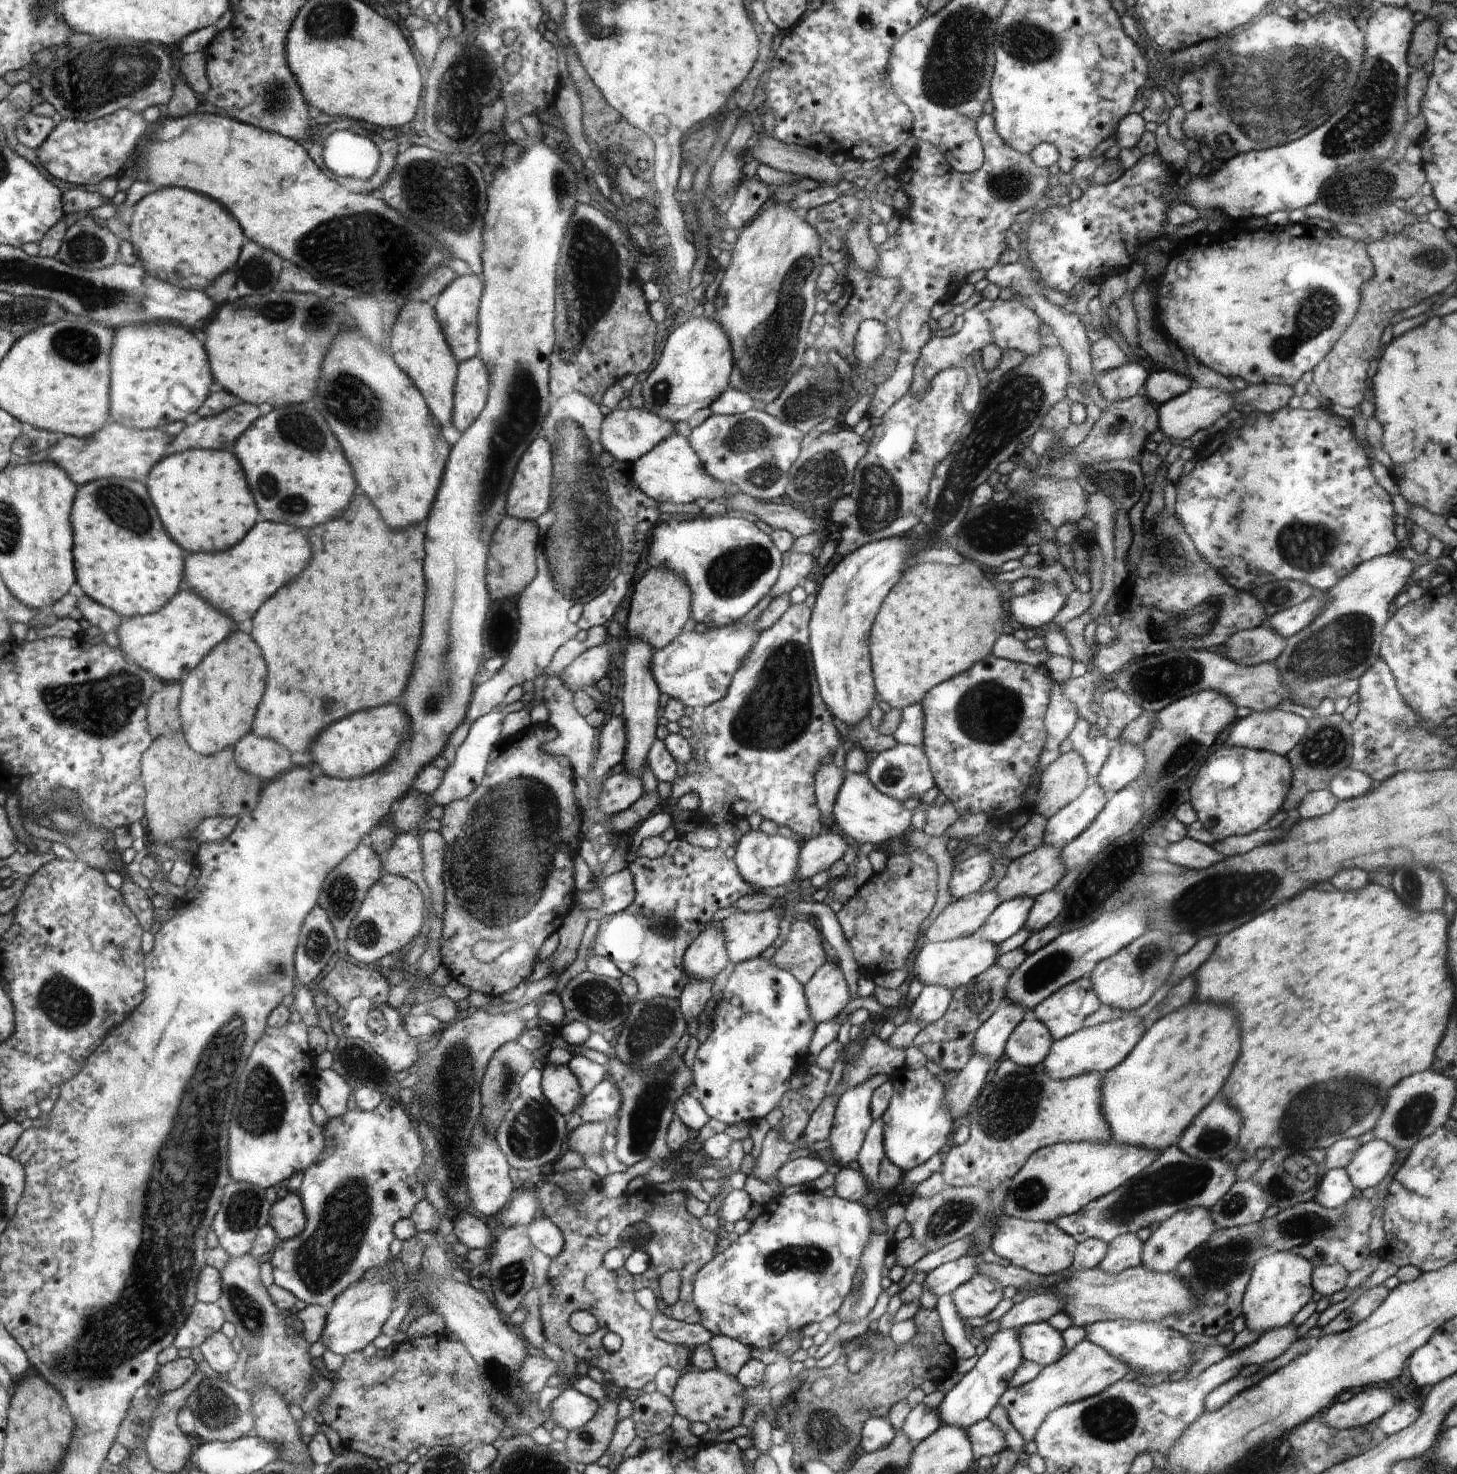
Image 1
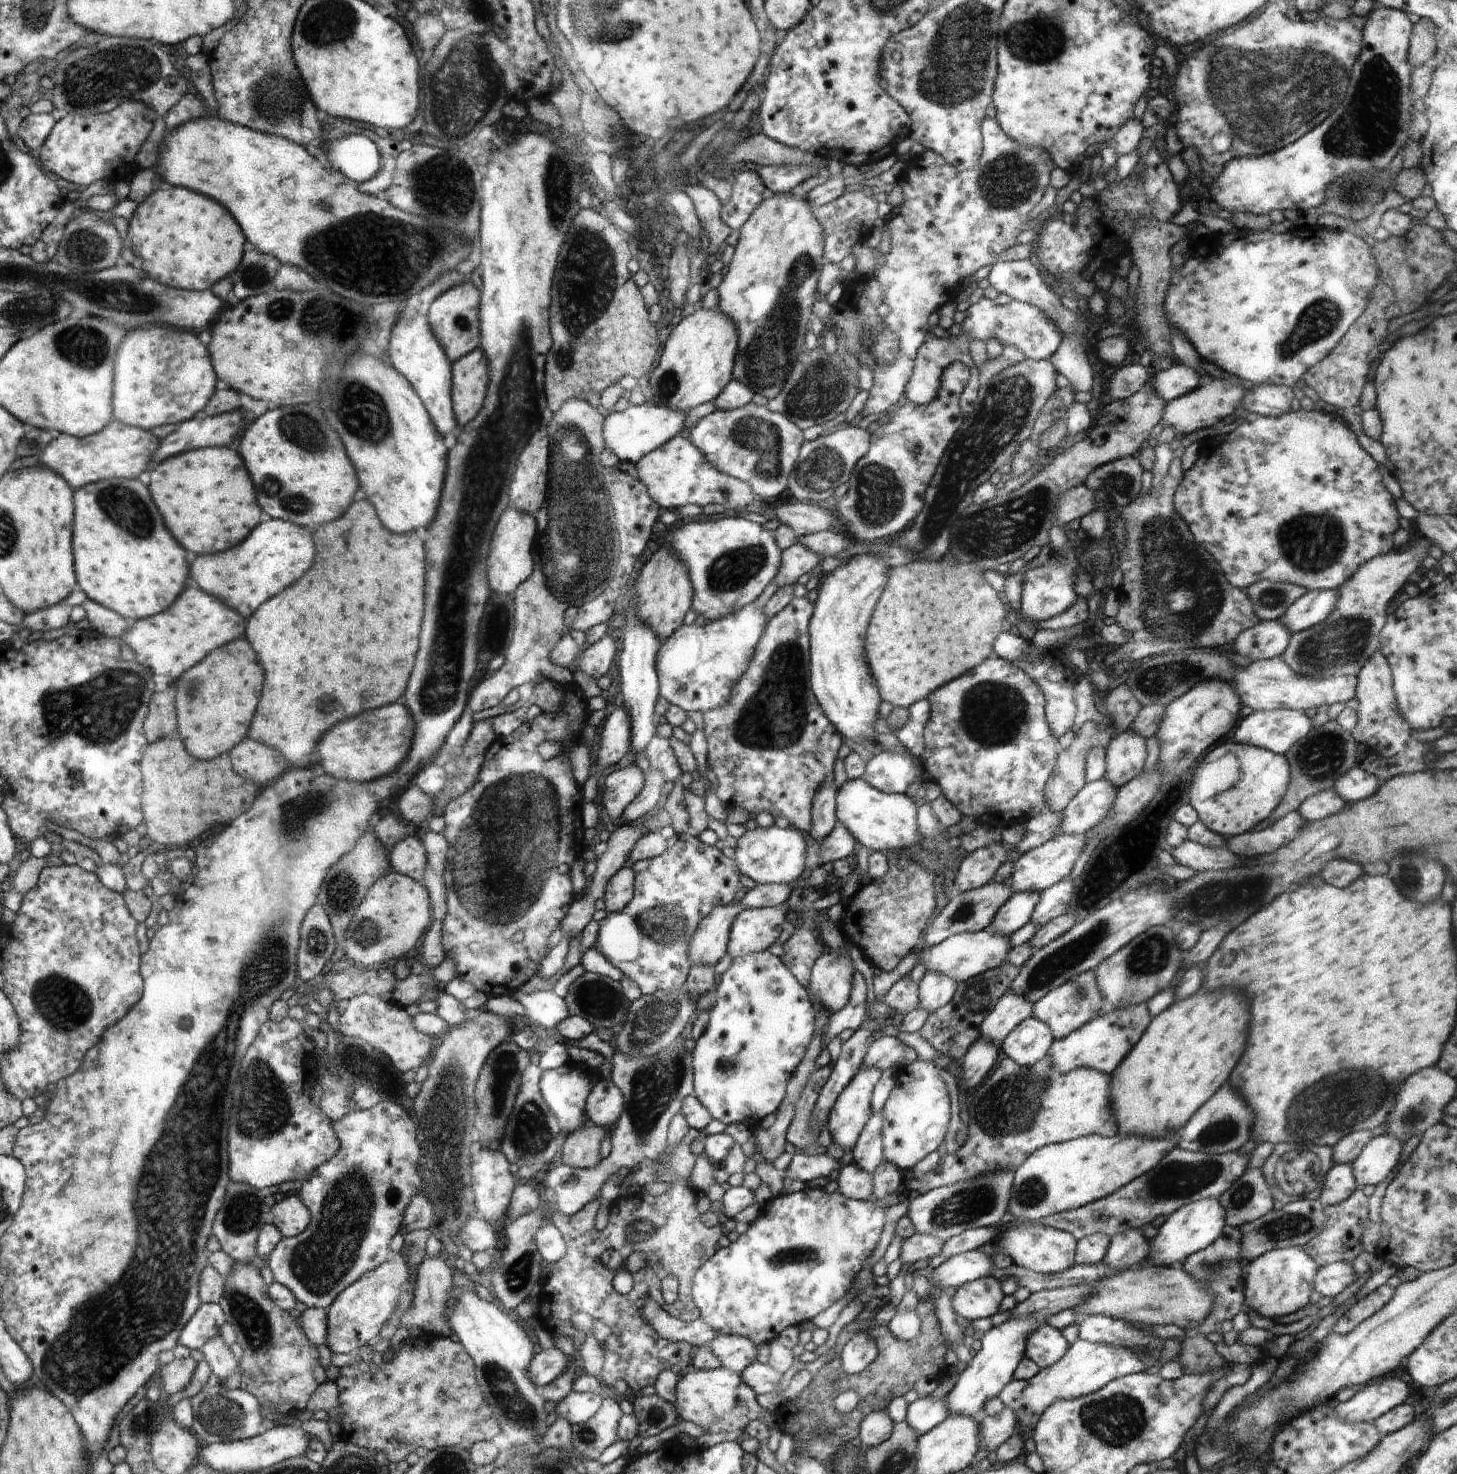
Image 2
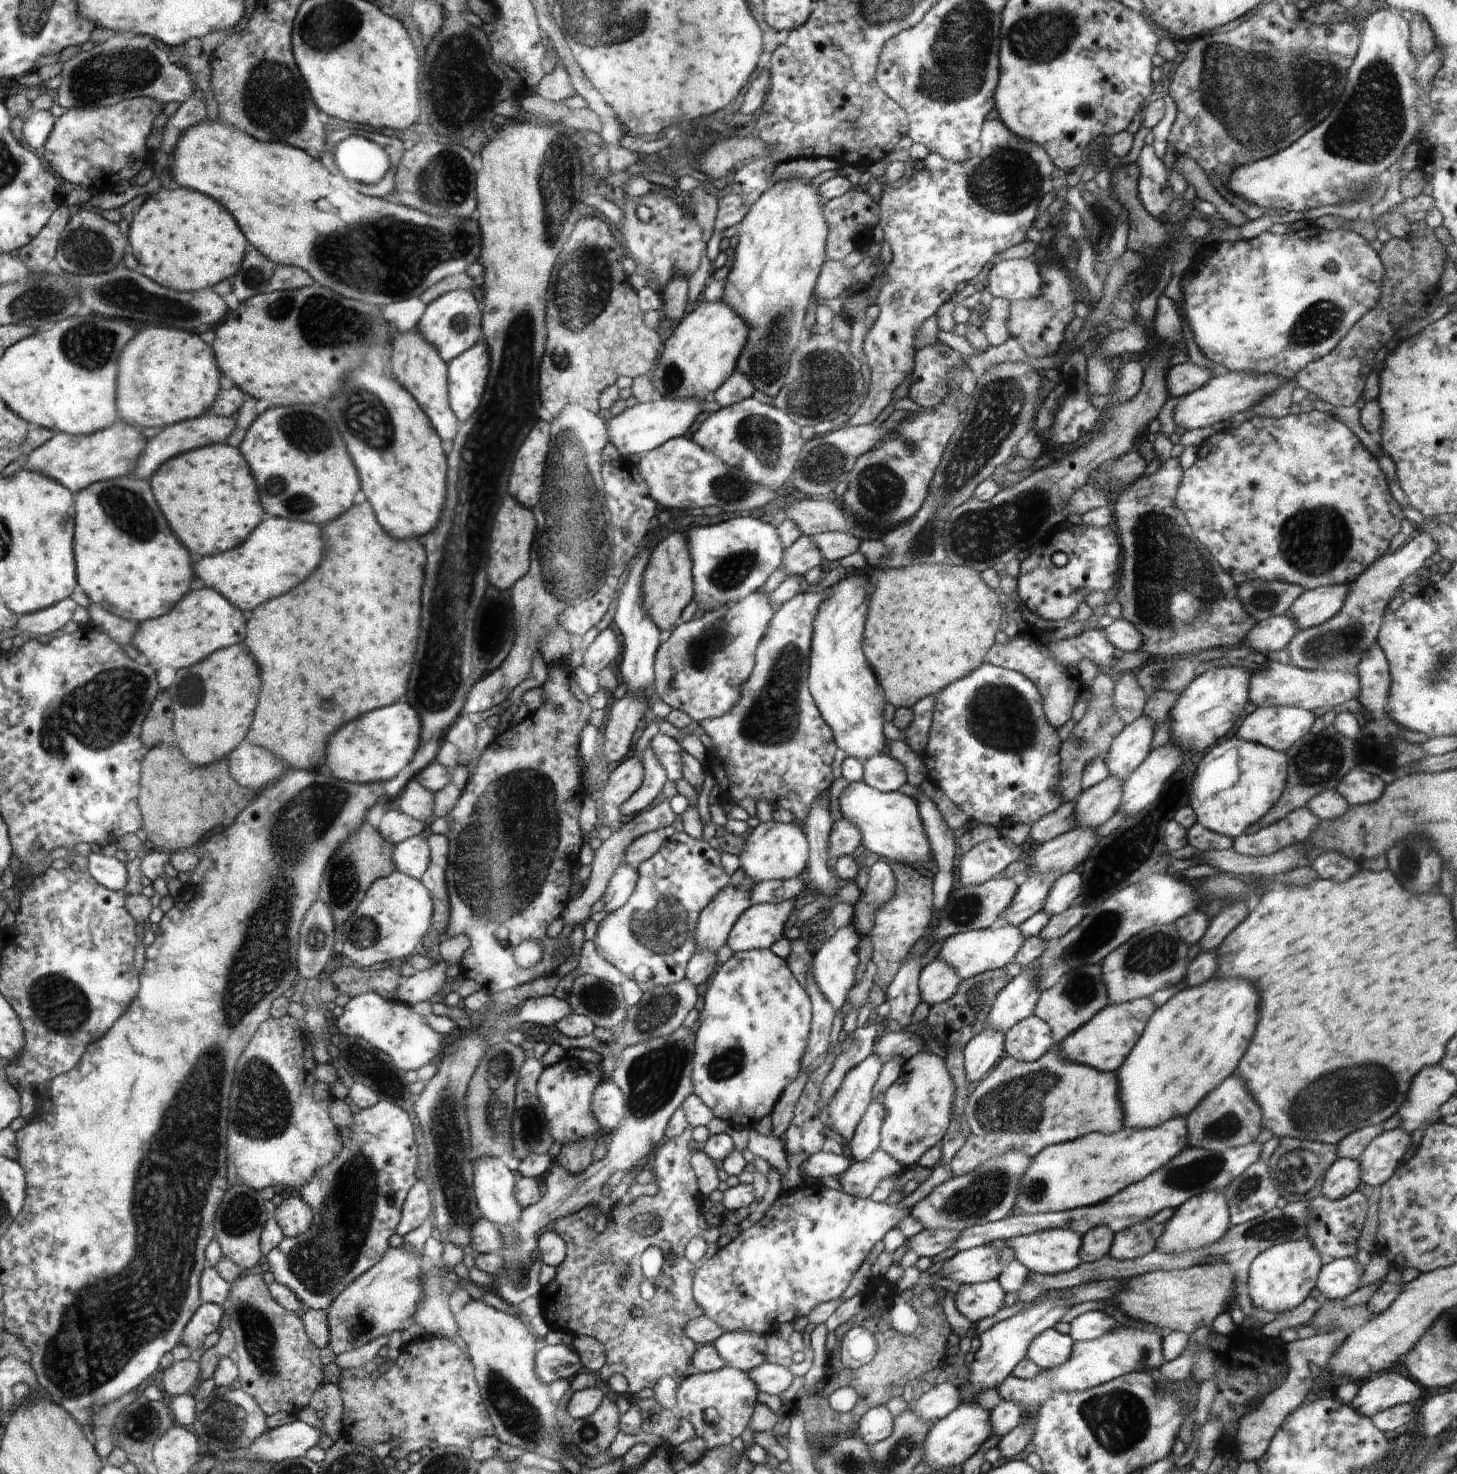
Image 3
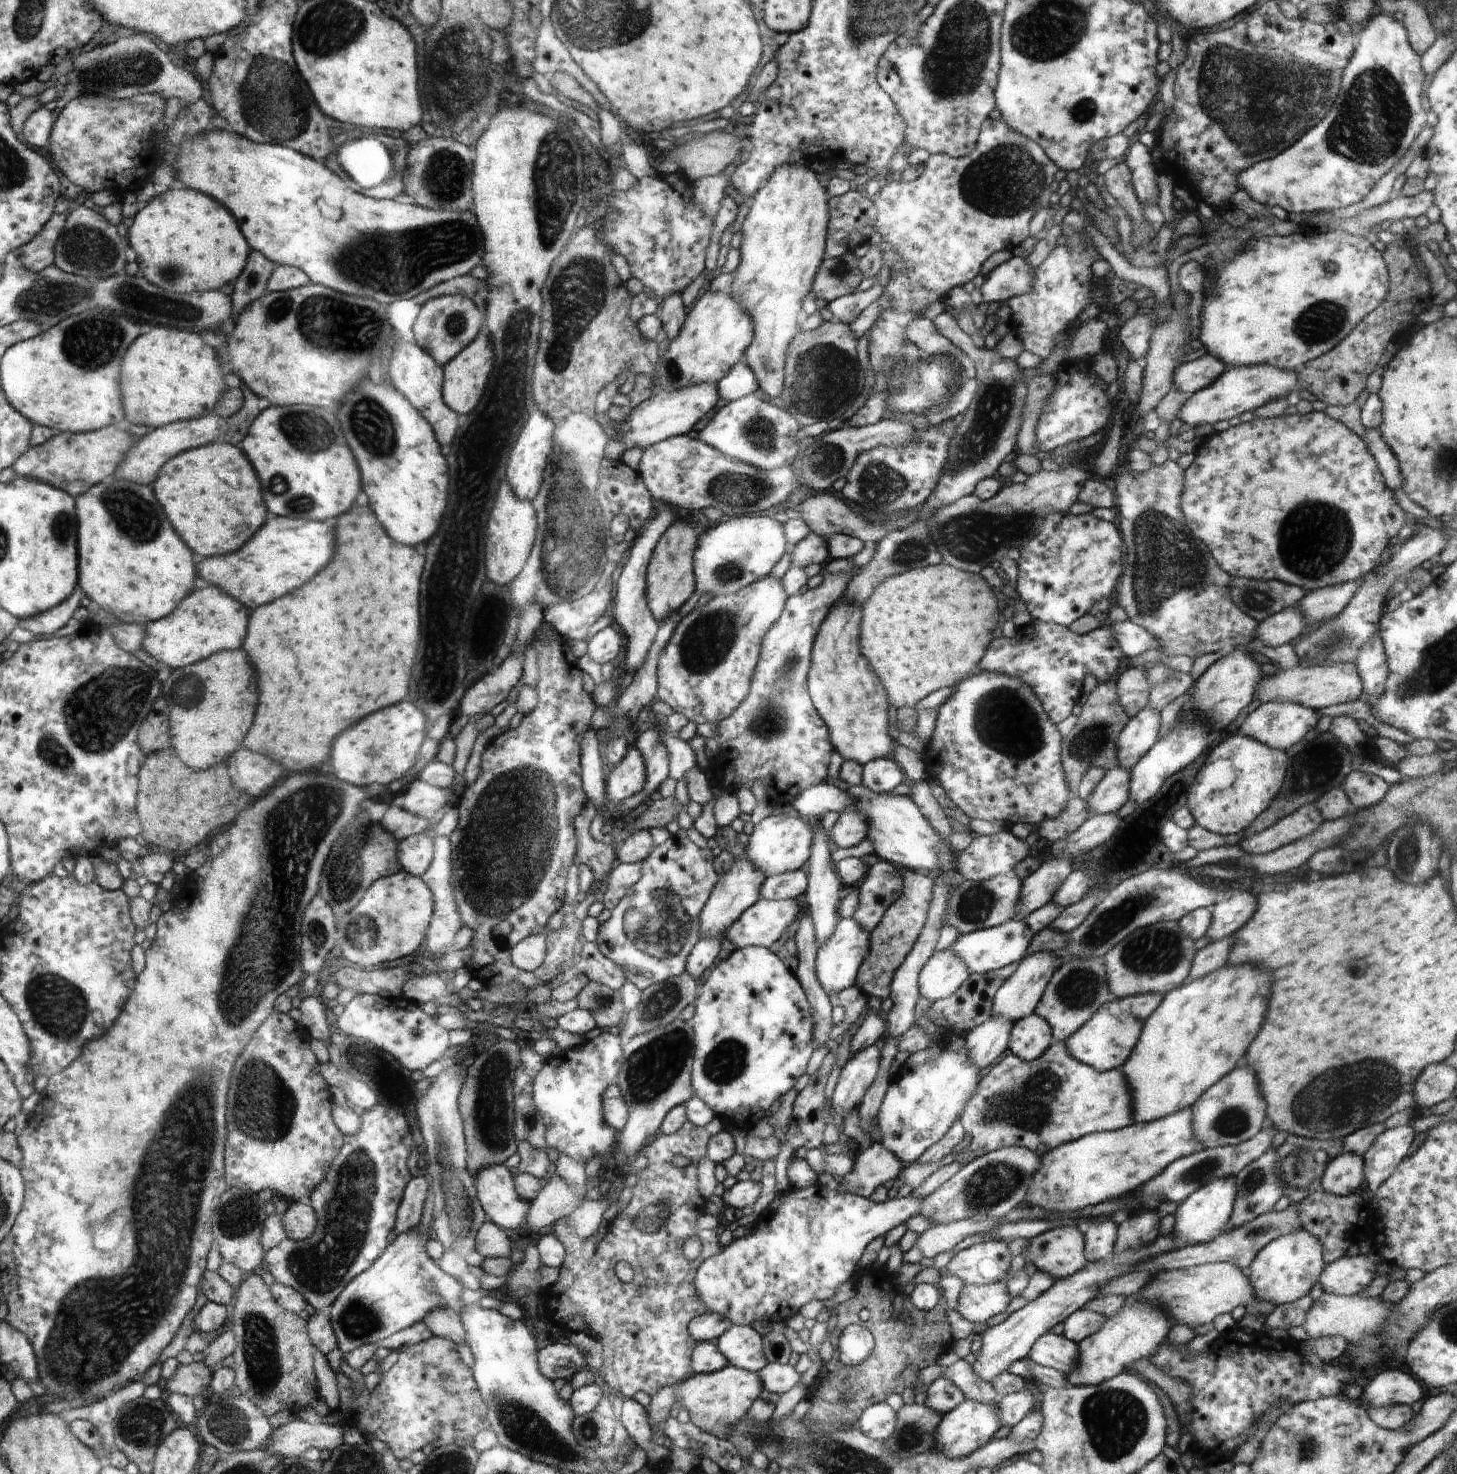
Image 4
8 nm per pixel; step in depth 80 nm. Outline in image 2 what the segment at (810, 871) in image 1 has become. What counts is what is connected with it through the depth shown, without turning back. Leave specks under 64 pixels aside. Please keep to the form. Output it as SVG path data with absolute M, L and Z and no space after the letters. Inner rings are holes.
M838 820L835 830L832 830L832 833L828 834L819 845L813 841L813 855L807 858L808 870L814 871L828 863L846 859L847 856L855 854L858 848L859 845L852 832Z

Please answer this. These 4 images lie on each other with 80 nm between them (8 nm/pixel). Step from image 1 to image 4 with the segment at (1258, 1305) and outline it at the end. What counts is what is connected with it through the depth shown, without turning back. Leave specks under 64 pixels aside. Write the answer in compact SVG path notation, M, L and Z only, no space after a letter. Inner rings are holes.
M1306 1229L1298 1230L1267 1243L1254 1257L1247 1279L1254 1286L1257 1301L1267 1300L1276 1305L1290 1304L1309 1294L1324 1270L1321 1242Z

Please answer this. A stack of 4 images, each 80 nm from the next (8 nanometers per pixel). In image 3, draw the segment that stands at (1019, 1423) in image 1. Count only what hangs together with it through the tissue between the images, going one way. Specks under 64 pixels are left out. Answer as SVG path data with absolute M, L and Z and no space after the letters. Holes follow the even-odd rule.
M1138 1321L1133 1322L1129 1328L1124 1324L1117 1323L1112 1332L1108 1332L1100 1338L1074 1341L1072 1356L1068 1358L1068 1362L1044 1372L1036 1380L1008 1376L998 1386L997 1392L1001 1399L1012 1400L1012 1402L1020 1404L1022 1409L1026 1411L1026 1416L1036 1415L1040 1406L1044 1404L1044 1400L1048 1400L1054 1390L1083 1392L1133 1371L1160 1369L1165 1364L1162 1355L1163 1331L1149 1323L1146 1323L1144 1327L1144 1324L1138 1324Z

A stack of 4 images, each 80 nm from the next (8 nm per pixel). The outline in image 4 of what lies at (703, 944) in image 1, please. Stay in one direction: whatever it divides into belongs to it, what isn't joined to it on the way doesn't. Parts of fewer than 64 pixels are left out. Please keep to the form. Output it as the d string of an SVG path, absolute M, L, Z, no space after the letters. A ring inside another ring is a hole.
M749 832L738 833L737 838L739 842L744 844L744 852L739 858L734 859L733 866L725 873L723 880L714 885L712 894L708 897L699 914L699 935L703 939L712 938L715 941L719 939L723 940L727 930L739 920L748 908L762 898L762 884L768 876L760 869L757 869L745 856L745 848L750 842Z

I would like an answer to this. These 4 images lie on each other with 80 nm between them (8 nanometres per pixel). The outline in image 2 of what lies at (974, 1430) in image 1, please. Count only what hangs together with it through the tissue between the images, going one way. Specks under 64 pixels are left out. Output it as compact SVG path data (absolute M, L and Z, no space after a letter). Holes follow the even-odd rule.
M1005 1408L996 1416L981 1415L980 1417L980 1448L995 1453L1000 1444L1004 1444L1018 1432L1016 1412Z

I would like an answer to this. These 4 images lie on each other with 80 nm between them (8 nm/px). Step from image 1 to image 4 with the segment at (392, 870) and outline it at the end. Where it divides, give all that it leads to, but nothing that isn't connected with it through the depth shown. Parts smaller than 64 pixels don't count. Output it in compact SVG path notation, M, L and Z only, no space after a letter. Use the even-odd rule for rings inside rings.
M431 831L415 834L398 843L398 859L402 870L421 877L434 860L434 834Z

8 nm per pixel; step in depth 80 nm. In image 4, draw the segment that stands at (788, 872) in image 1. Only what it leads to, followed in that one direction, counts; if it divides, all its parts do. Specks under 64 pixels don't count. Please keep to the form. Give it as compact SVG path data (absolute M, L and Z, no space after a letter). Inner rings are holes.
M775 813L749 827L750 842L745 848L745 856L765 875L781 875L790 871L794 873L800 866L804 866L808 856L811 856L815 832L812 832L812 826L804 820L800 820L800 817L799 814L785 816Z

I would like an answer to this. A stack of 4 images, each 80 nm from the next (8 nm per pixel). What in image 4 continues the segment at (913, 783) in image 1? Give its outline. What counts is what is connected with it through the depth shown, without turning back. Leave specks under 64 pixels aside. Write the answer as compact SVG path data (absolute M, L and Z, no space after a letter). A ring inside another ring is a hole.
M891 756L874 758L863 766L862 785L877 793L890 793L904 776L900 765Z

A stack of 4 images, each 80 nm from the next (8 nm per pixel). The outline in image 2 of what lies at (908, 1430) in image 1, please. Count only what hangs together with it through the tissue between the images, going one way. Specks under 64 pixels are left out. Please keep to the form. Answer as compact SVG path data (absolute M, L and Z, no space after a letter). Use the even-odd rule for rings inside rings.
M929 1395L919 1397L908 1406L905 1420L918 1436L922 1437L949 1416L944 1400L946 1396L937 1400Z

